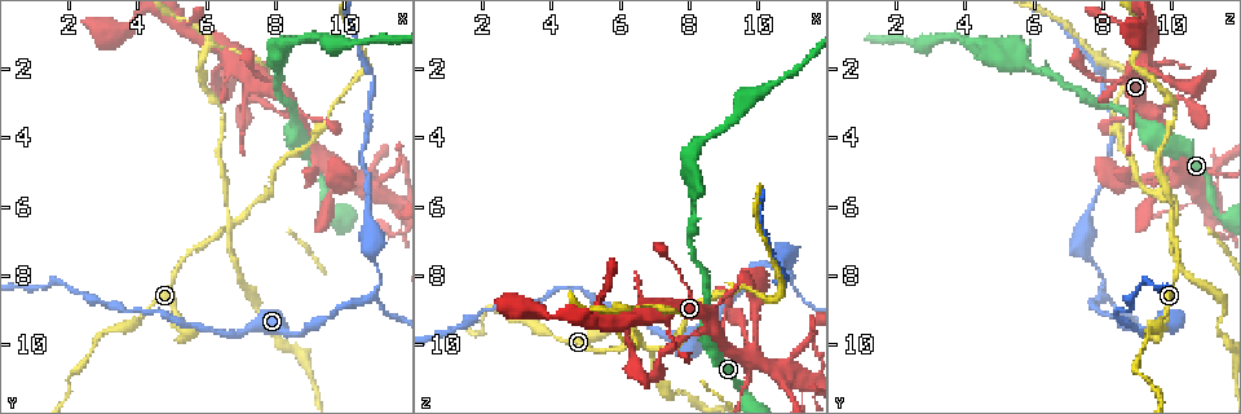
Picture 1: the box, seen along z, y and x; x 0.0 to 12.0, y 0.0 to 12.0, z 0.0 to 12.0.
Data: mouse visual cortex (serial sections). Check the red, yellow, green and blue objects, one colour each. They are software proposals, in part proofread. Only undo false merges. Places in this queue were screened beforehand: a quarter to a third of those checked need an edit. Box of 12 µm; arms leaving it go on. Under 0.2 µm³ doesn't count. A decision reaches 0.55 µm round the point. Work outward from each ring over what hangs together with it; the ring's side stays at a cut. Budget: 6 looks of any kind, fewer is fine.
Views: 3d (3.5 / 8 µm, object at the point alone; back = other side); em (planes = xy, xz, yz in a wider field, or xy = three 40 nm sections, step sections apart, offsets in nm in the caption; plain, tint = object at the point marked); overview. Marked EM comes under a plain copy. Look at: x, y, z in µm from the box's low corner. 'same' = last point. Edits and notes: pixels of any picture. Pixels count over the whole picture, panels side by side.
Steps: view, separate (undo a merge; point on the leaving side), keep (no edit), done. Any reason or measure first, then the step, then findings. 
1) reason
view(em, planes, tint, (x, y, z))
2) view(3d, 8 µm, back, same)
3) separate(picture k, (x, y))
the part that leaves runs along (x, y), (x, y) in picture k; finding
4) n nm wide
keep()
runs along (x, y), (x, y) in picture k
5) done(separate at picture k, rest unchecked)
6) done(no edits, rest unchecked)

branch point
view(3d, 3.5 µm, (10.8, 8.5, 8.1))

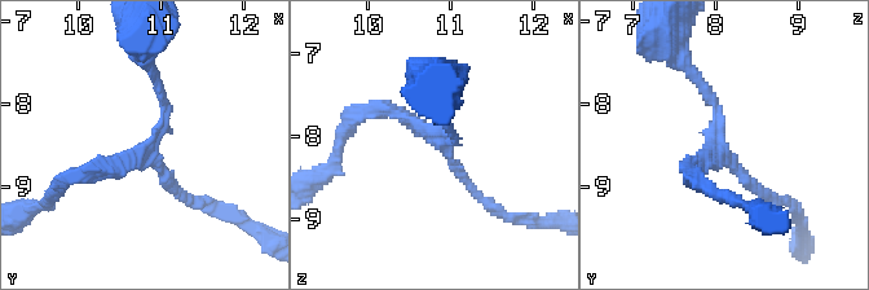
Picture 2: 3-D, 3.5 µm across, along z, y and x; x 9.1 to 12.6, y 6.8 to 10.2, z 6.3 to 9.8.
3 arms; arms of 100, 150, 200 nm; shape alone is not enough
view(em, xy, step 1, tint, (10.80, 8.55, 8.05))

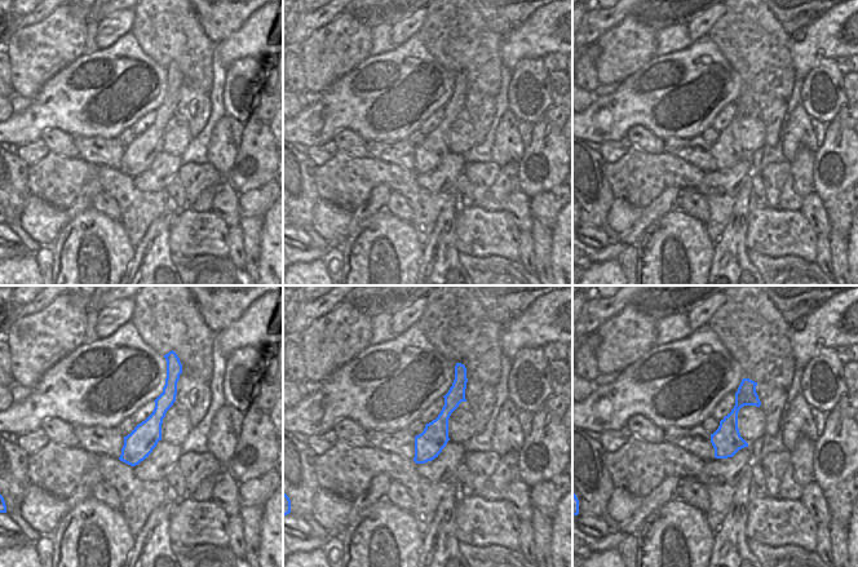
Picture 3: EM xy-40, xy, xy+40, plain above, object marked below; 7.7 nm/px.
keep()
runs along (172, 372), (150, 430), (123, 457) in picture 3; continuous, no second cell

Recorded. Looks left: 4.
sudden change in width
view(3d, 8 µm, (9.6, 4.9, 10.3))

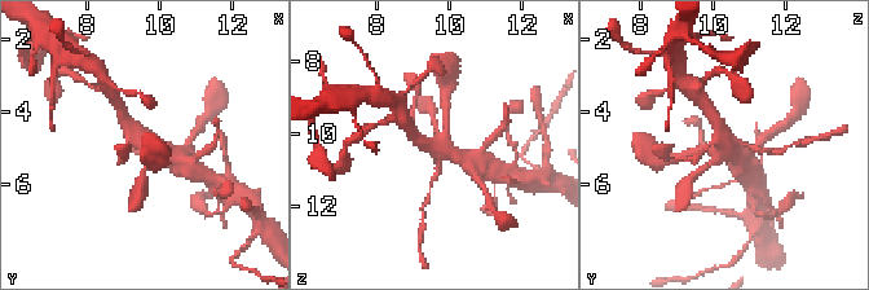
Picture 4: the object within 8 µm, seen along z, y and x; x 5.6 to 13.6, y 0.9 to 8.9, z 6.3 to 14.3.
view(em, xy, step 3, tint, (9.5, 4.9, 10.3))

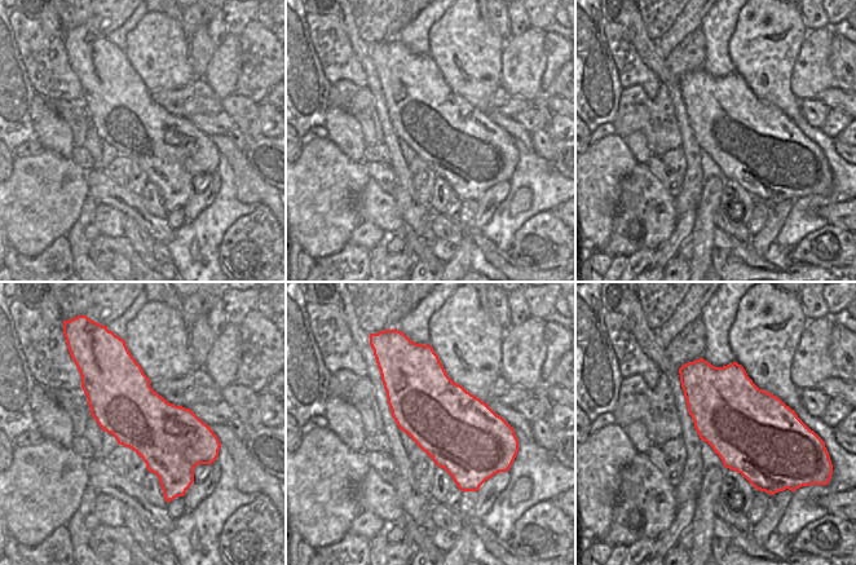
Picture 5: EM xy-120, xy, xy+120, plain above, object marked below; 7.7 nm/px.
keep()
one cell here

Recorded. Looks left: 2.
done(no edits, rest unchecked)

